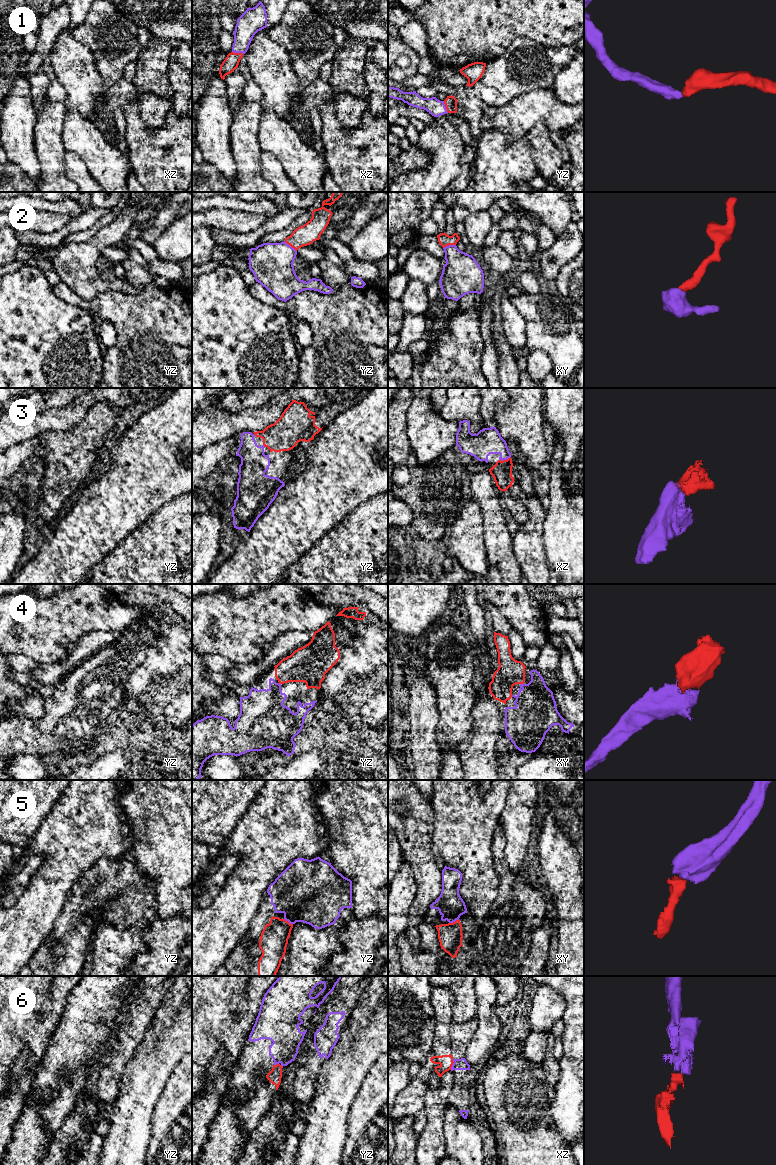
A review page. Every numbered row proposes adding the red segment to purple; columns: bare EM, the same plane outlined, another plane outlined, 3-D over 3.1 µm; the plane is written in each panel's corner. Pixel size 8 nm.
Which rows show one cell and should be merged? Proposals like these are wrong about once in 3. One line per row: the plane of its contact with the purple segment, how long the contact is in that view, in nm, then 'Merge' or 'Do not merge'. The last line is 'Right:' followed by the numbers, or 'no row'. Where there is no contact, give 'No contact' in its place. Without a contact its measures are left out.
1: Touches purple in xz. Shared border 100 nm. Merge
2: Touches purple in xy. Shared border 110 nm. Merge
3: Touches purple in xz. Shared border 100 nm. Merge
4: Touches purple in xy. Shared border 30 nm. Merge
5: Touches purple in xy. Shared border 90 nm. Merge
6: Touches purple in xz. Shared border 100 nm. Do not merge
Right: 1, 2, 3, 4, 5

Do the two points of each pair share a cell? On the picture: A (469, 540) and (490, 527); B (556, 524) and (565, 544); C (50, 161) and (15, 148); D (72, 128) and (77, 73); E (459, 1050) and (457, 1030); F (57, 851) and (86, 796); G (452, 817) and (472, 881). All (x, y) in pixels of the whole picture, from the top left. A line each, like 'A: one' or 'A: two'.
A: two
B: one
C: two
D: two
E: one
F: one
G: one

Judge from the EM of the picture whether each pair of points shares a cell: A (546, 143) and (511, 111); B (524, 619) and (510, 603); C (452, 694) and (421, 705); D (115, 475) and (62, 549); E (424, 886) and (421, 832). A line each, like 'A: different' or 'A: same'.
A: different
B: same
C: different
D: same
E: same

